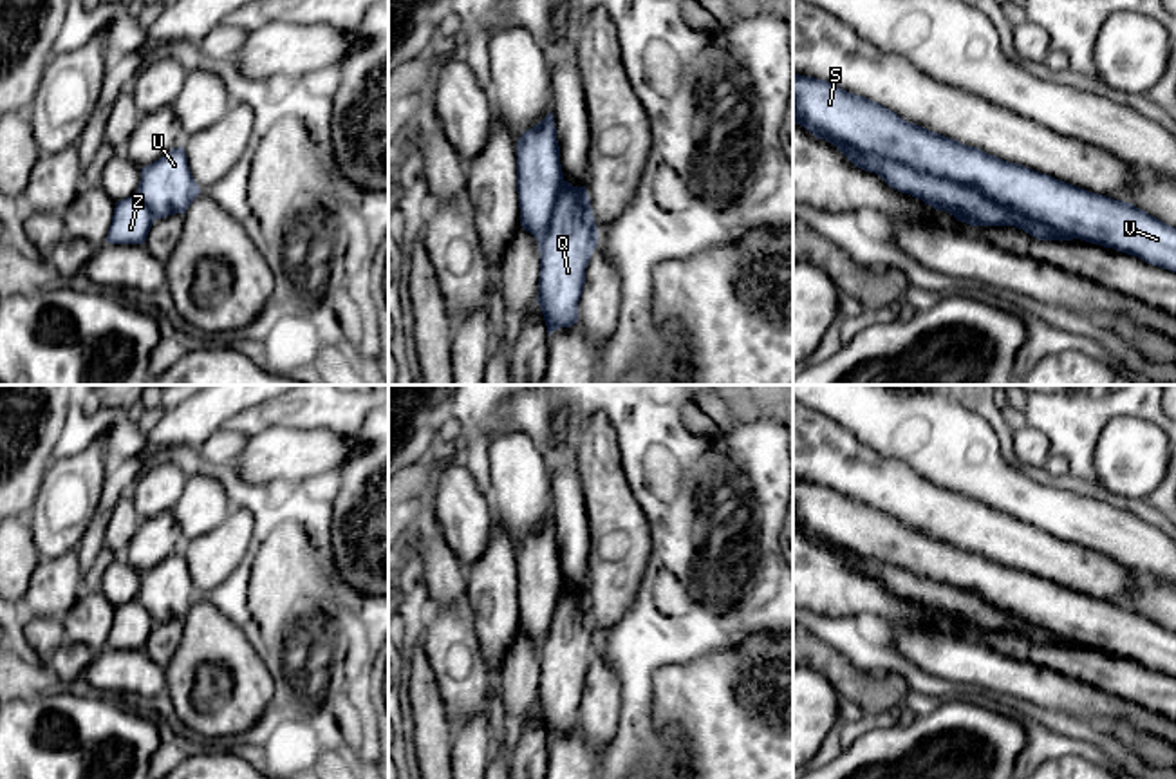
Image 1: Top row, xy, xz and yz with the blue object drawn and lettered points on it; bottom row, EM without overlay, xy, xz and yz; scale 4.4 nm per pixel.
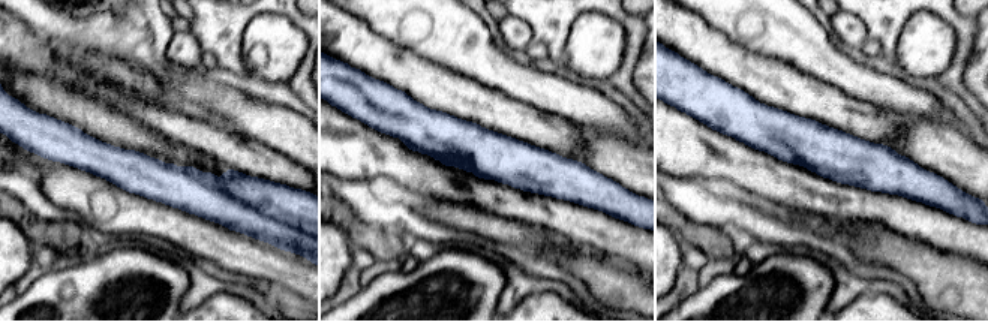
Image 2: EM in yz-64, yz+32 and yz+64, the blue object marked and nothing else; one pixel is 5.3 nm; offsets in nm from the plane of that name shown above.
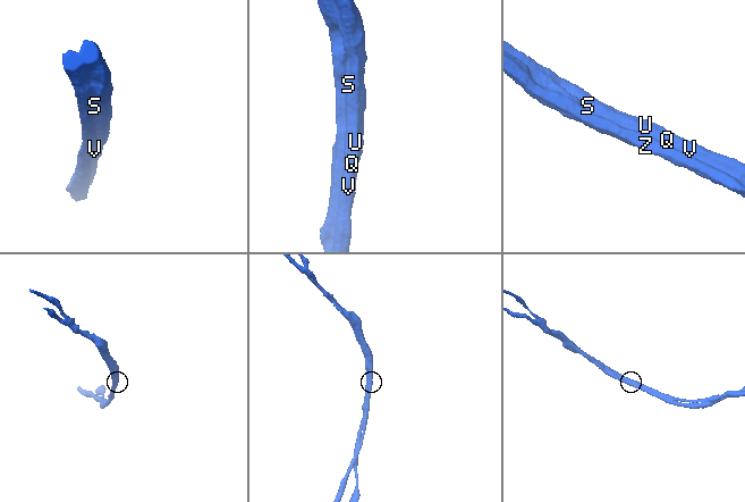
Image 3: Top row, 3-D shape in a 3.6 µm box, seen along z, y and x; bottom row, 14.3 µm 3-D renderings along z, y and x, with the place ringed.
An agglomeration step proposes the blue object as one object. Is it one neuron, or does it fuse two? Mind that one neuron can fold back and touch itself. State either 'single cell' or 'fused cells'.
fused cells

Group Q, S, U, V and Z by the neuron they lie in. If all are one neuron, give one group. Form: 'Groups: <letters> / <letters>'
Groups: Q S U V / Z

